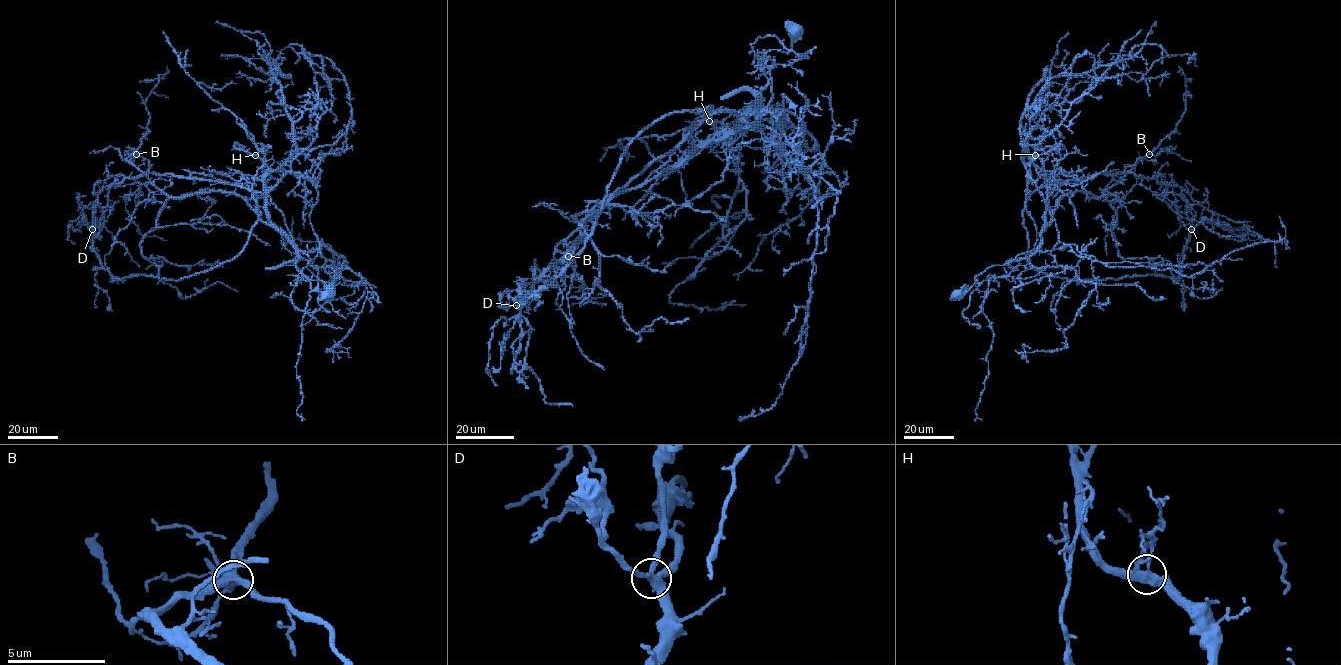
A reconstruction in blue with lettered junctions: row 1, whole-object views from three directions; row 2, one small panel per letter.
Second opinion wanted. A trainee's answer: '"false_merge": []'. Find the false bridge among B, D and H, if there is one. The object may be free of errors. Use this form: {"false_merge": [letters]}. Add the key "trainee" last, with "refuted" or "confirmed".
{"false_merge": ["B"], "trainee": "refuted"}

